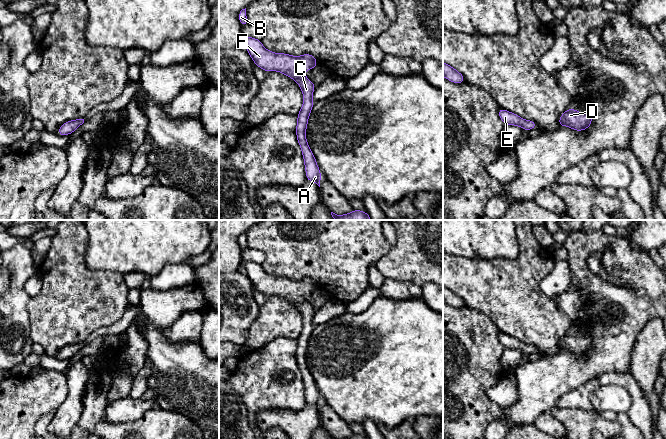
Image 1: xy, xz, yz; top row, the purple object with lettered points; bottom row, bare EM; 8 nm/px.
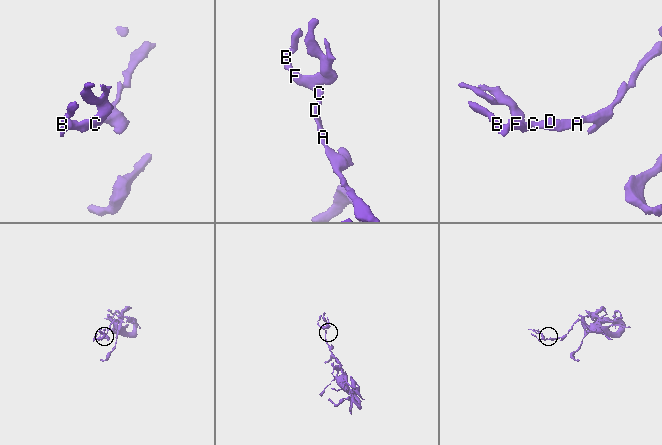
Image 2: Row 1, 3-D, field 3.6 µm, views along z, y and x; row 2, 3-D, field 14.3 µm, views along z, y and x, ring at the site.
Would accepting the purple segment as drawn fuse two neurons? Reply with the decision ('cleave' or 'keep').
keep

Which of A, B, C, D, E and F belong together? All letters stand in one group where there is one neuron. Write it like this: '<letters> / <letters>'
A B C D E F

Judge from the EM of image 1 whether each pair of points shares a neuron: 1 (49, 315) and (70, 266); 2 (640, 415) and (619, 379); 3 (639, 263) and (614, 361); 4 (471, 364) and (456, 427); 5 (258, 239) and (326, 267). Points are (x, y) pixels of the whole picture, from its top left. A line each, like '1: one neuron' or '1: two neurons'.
1: one neuron
2: one neuron
3: one neuron
4: one neuron
5: one neuron

